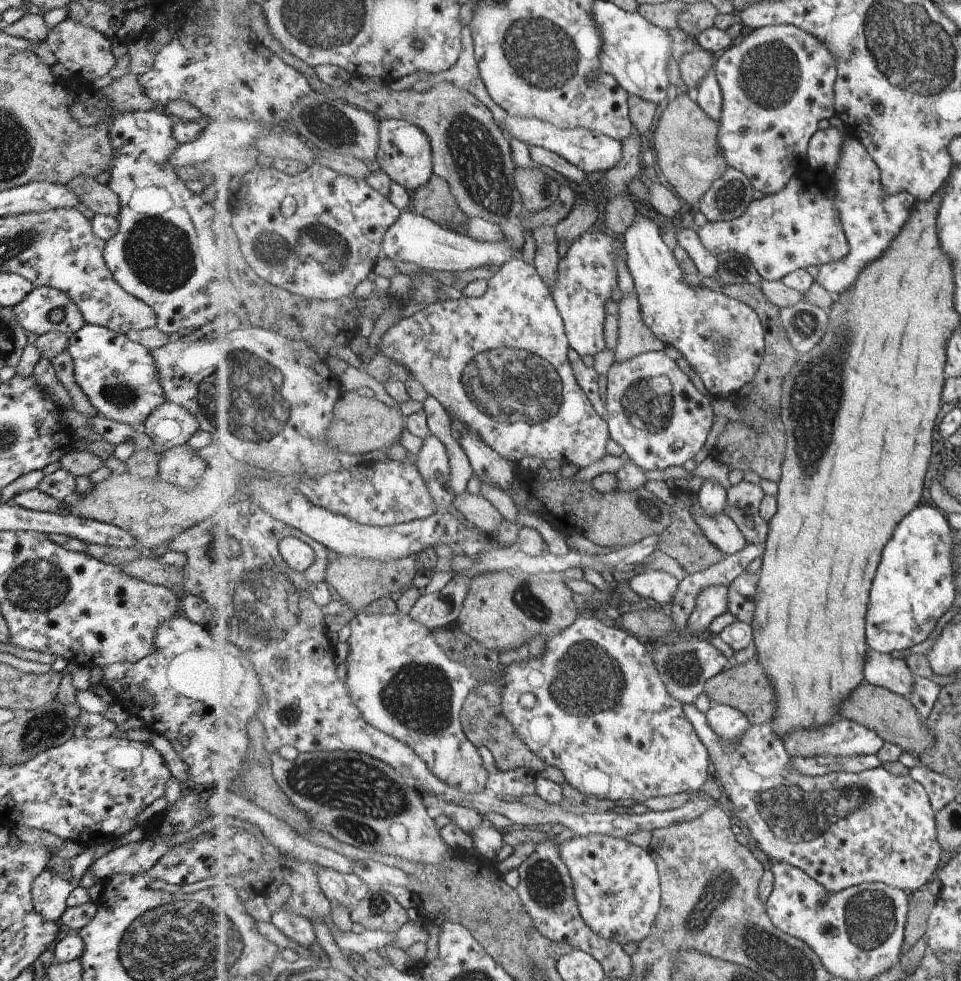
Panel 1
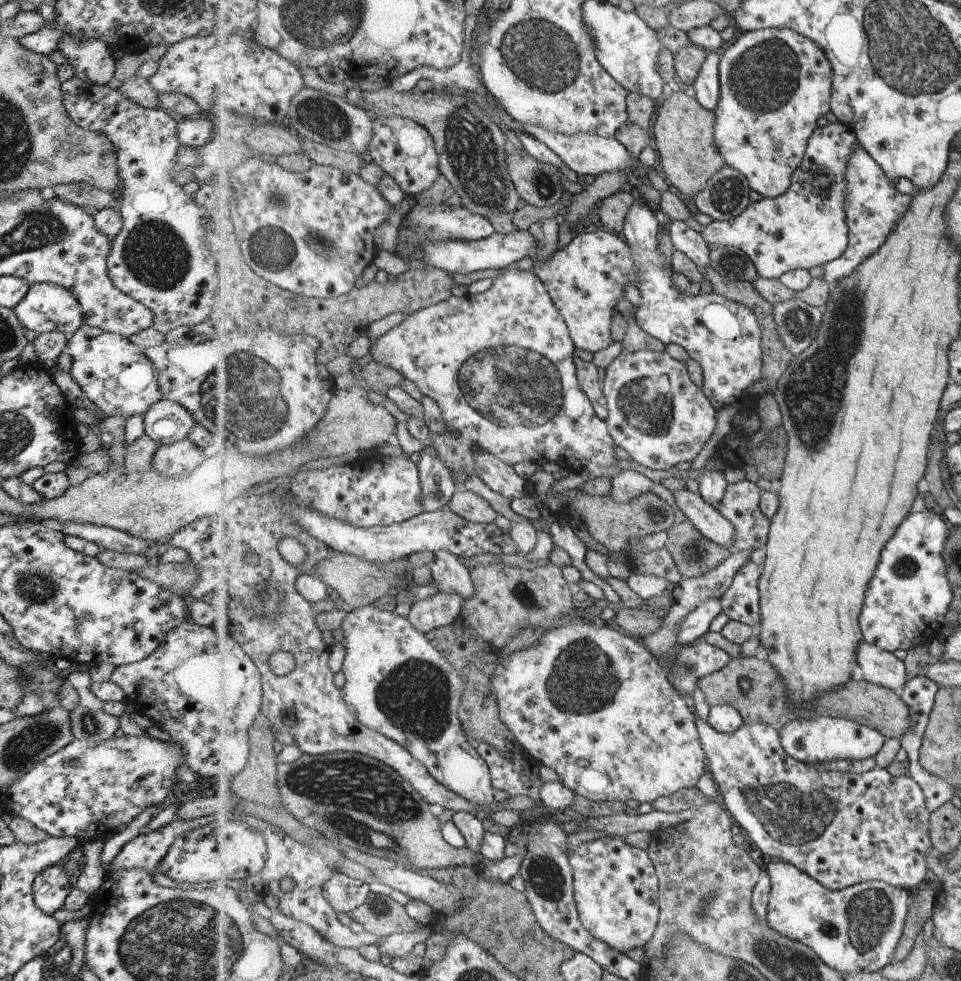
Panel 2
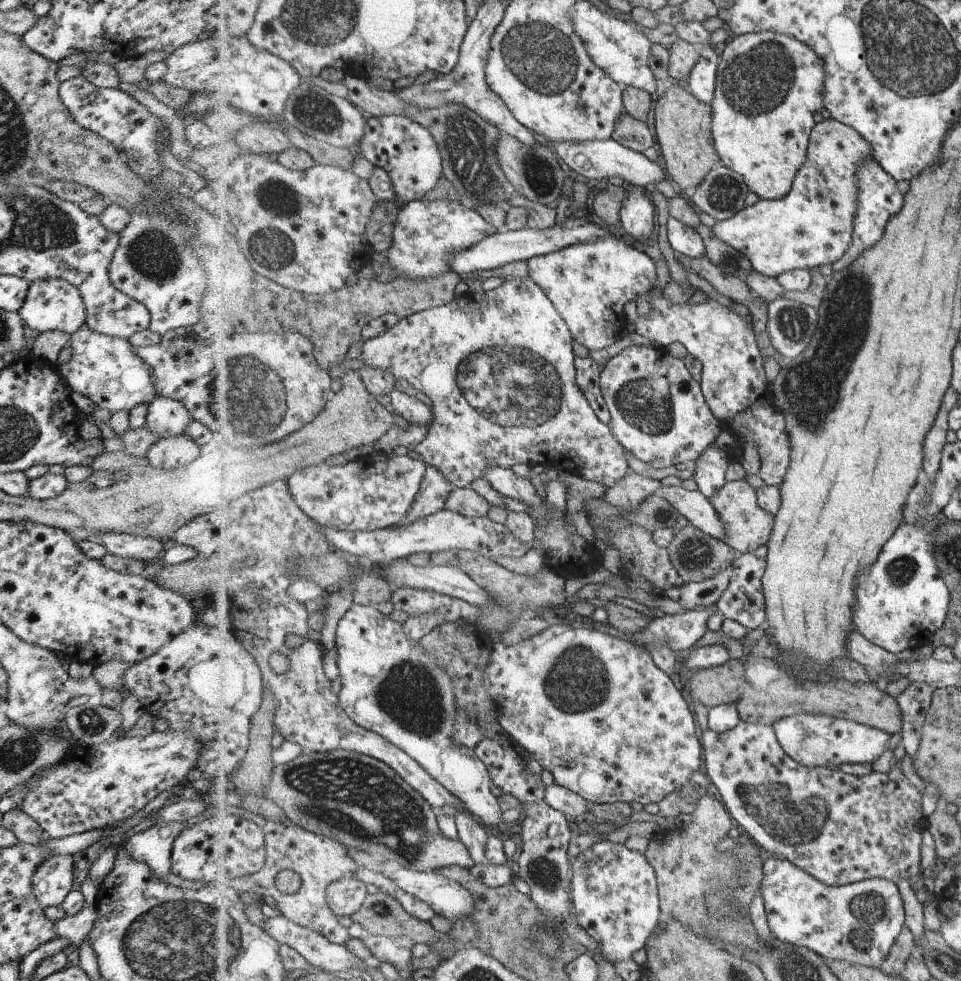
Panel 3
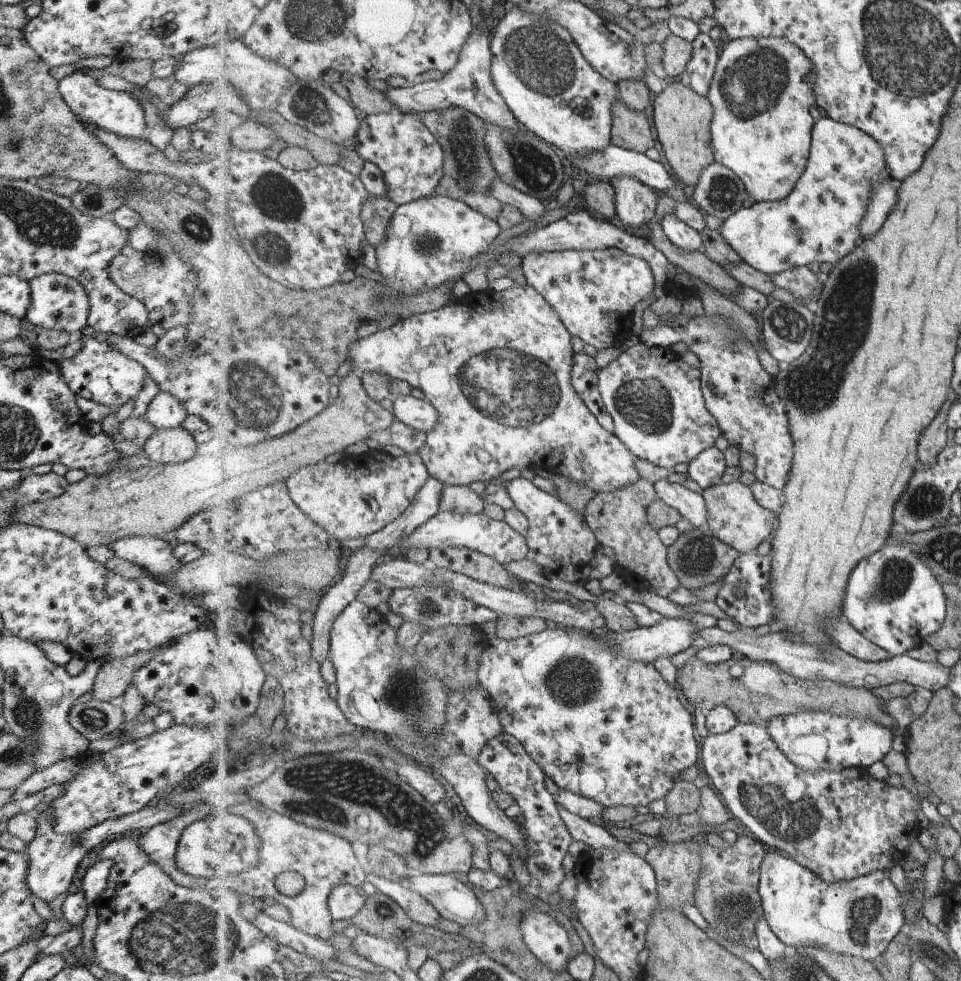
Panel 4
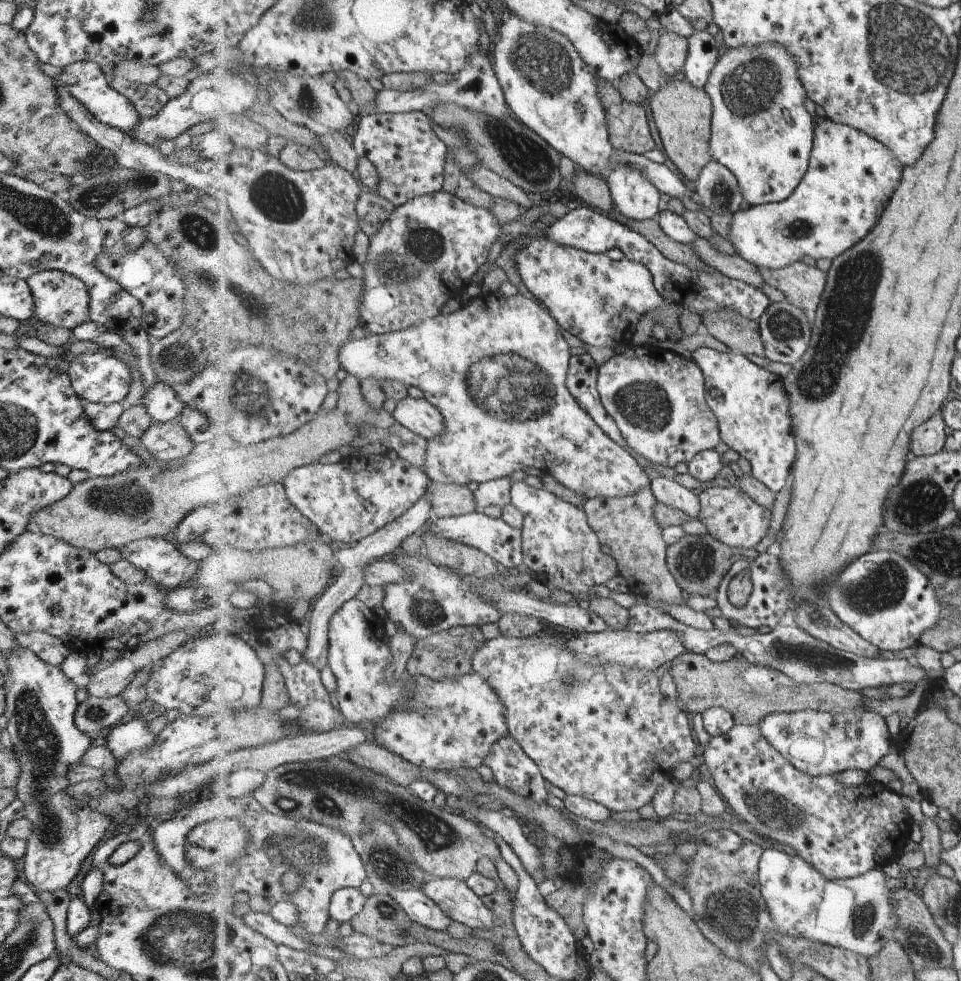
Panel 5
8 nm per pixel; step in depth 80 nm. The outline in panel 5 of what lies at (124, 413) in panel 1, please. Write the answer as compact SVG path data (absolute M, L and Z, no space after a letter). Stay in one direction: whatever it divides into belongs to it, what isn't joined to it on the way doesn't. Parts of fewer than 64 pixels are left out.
M101 351L87 352L84 355L77 355L67 363L66 373L68 374L70 385L75 394L90 403L101 403L108 405L119 403L127 394L130 385L131 366L120 361L114 356L107 355Z

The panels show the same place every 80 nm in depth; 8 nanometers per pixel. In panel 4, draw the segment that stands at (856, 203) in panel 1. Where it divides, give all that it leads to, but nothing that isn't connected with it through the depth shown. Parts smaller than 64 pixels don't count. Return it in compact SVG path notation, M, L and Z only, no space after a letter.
M893 178L886 179L874 187L868 213L862 222L861 232L864 234L863 239L879 233L884 222L888 220L889 213L896 208L900 196L895 182Z

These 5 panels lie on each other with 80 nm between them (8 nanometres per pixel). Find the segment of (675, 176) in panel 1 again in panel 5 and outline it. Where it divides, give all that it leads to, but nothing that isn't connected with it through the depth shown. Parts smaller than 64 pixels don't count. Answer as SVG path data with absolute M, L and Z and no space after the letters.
M688 78L667 80L650 100L665 155L674 162L687 180L698 180L700 172L714 159L710 147L712 137L712 98L705 88L696 87Z

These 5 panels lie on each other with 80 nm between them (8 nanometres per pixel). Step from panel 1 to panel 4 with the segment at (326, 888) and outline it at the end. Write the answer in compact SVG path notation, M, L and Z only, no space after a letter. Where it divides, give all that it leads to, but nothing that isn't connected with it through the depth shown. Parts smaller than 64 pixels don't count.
M345 883L330 894L330 913L334 920L351 922L366 903L368 895L361 886Z

